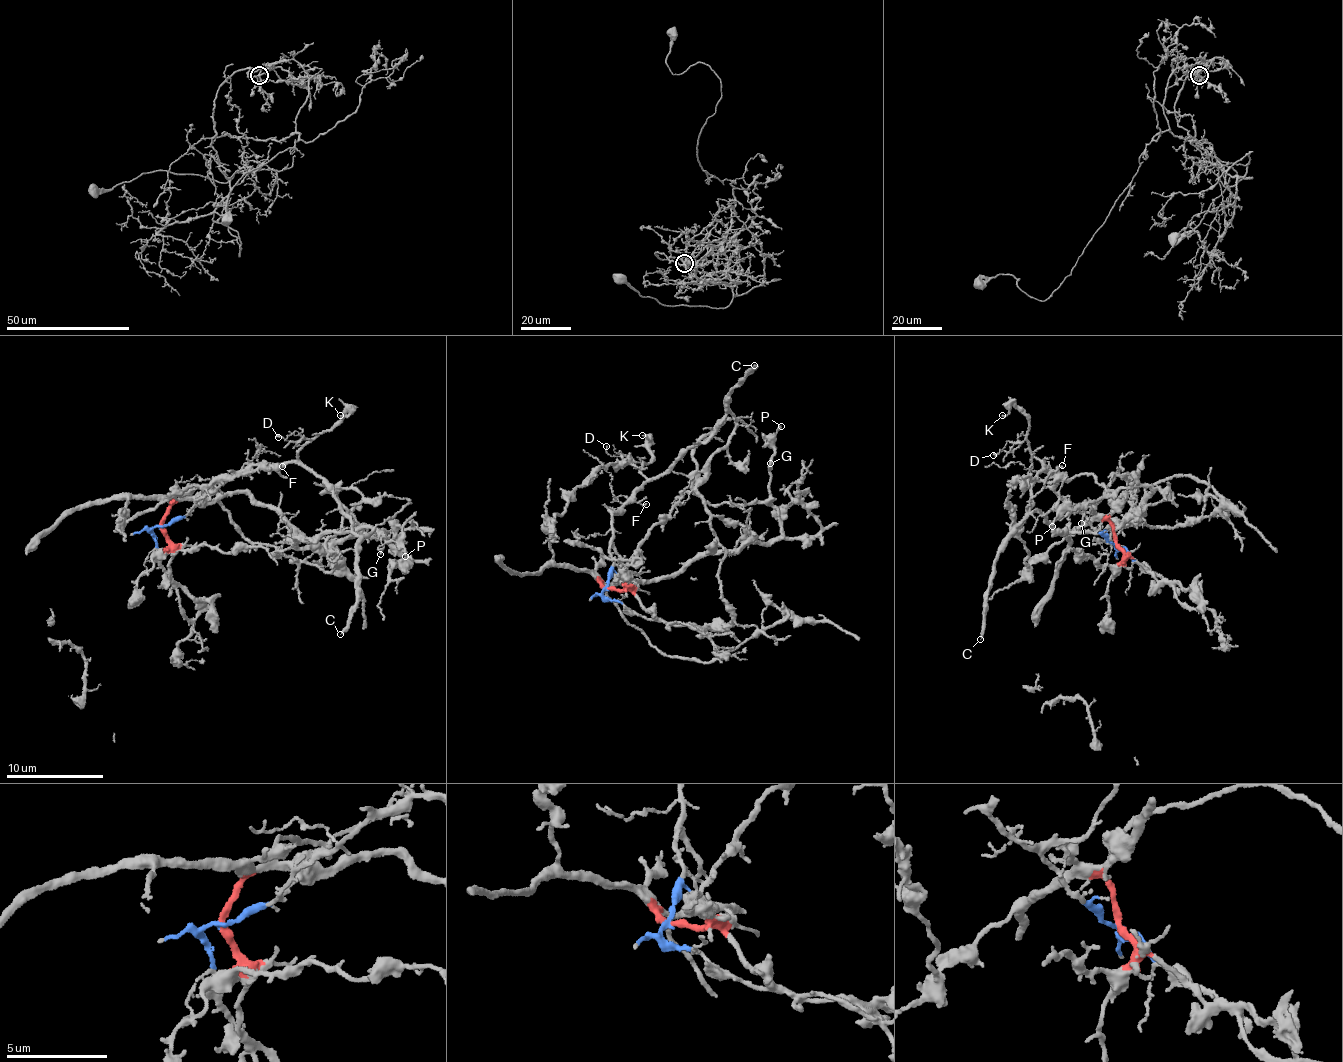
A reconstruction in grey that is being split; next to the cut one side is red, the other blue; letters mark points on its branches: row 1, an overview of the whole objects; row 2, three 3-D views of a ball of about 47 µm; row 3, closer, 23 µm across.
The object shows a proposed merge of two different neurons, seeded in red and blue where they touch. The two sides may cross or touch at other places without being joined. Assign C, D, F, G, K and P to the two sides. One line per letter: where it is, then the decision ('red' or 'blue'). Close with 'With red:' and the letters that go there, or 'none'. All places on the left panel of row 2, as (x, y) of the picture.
C: (340, 634) | blue
D: (278, 437) | blue
F: (282, 466) | blue
G: (380, 554) | red
K: (340, 415) | blue
P: (405, 556) | red
With red: G, P

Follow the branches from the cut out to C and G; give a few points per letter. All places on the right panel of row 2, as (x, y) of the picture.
C: (1116, 542), (1092, 531), (1078, 509), (1059, 498), (1044, 462), (1032, 486), (1031, 507), (995, 563), (980, 640)
G: (1116, 542), (1112, 514), (1136, 482), (1133, 497), (1146, 509), (1150, 488), (1122, 487), (1092, 500), (1081, 524)

